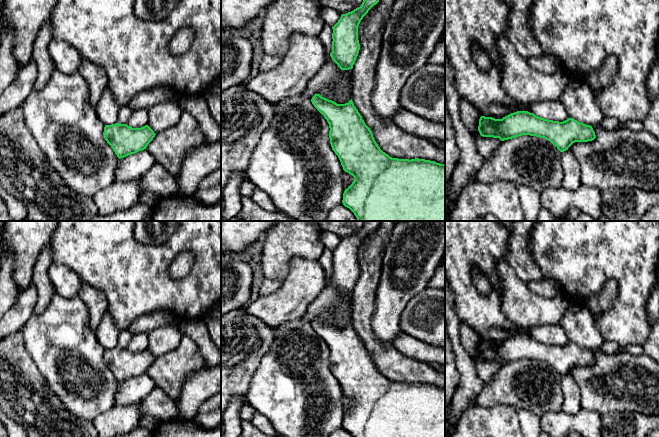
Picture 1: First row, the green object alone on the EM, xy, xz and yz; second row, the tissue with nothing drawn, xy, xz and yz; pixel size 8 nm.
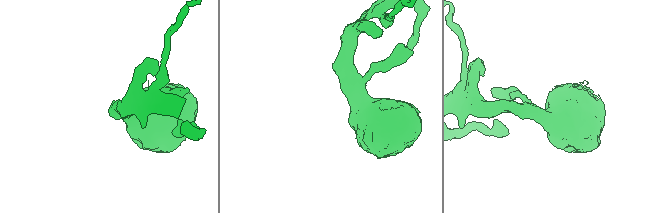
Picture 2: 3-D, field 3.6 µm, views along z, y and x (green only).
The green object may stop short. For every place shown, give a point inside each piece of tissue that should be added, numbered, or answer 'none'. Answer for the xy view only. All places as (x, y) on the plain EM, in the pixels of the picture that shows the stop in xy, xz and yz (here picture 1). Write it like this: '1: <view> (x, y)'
none

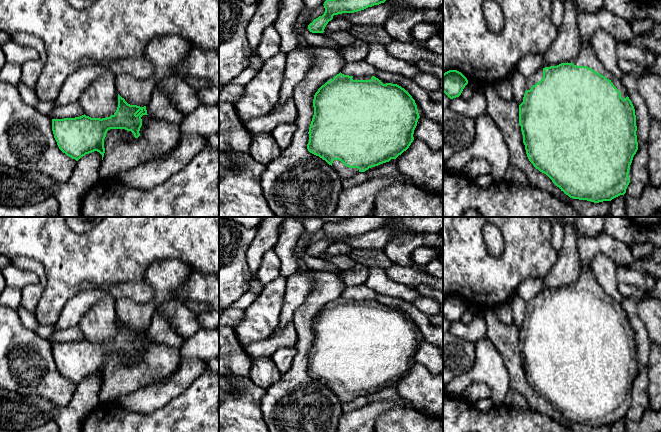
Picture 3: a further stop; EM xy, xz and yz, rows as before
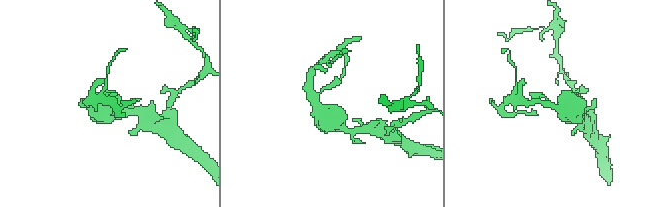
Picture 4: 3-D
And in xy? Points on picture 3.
none

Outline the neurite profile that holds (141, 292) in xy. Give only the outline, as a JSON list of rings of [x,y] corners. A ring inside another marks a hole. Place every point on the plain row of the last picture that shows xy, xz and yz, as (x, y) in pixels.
[[[146,281],[109,284],[102,289],[107,291],[114,300],[128,298],[146,304],[154,299],[154,290]]]

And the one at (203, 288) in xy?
[[[192,272],[180,287],[180,294],[190,302],[203,303],[219,311],[219,276]]]

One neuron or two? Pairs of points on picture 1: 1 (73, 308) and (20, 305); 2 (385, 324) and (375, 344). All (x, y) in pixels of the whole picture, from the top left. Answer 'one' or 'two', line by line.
1: two
2: two

